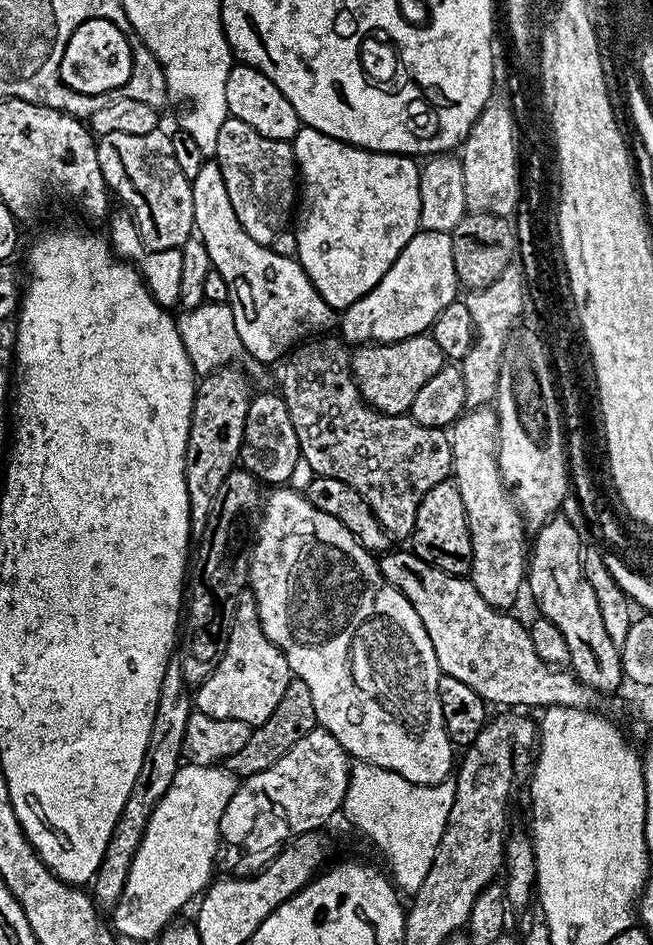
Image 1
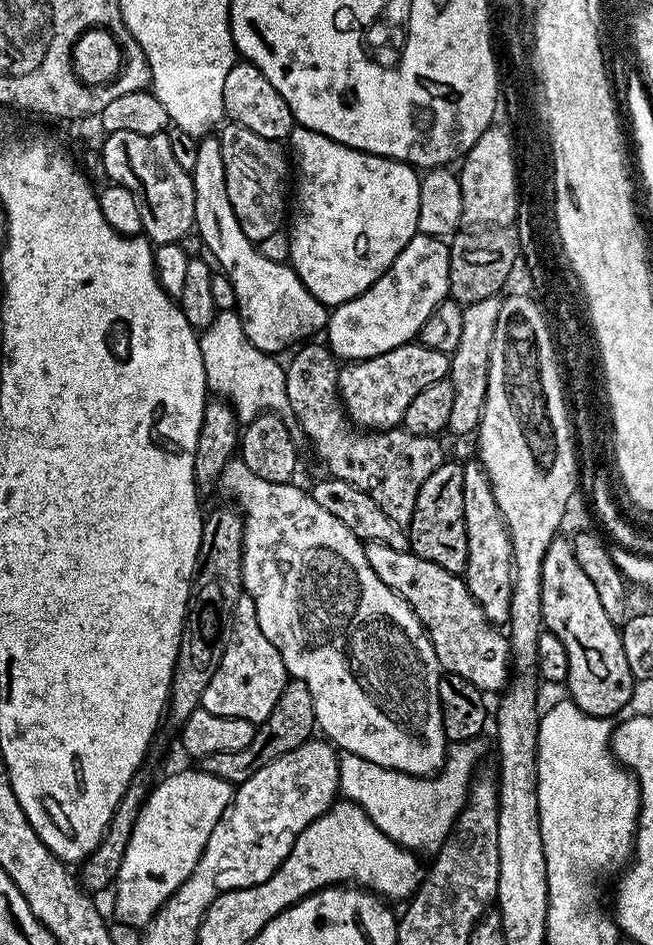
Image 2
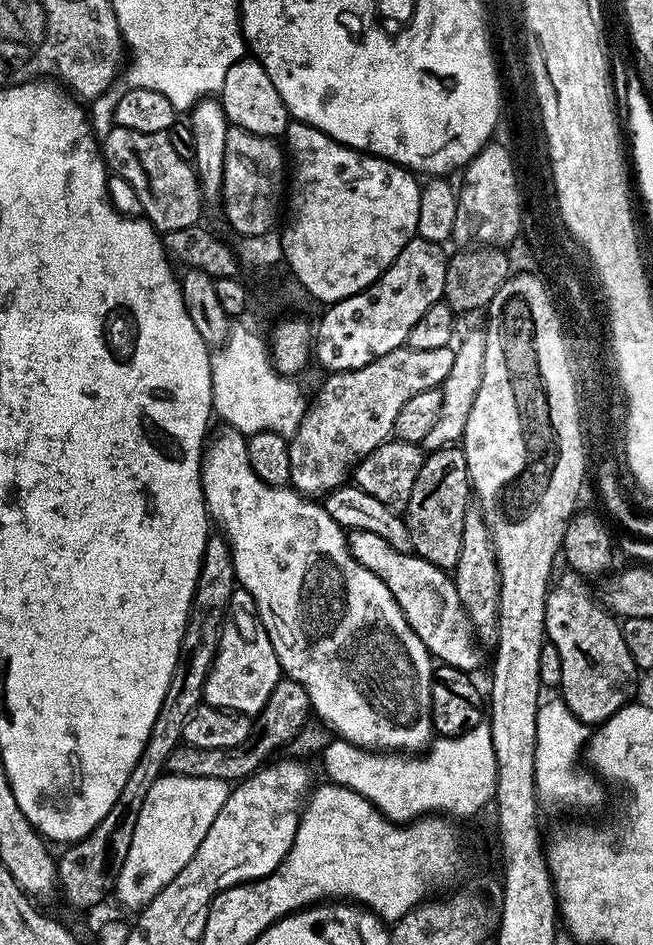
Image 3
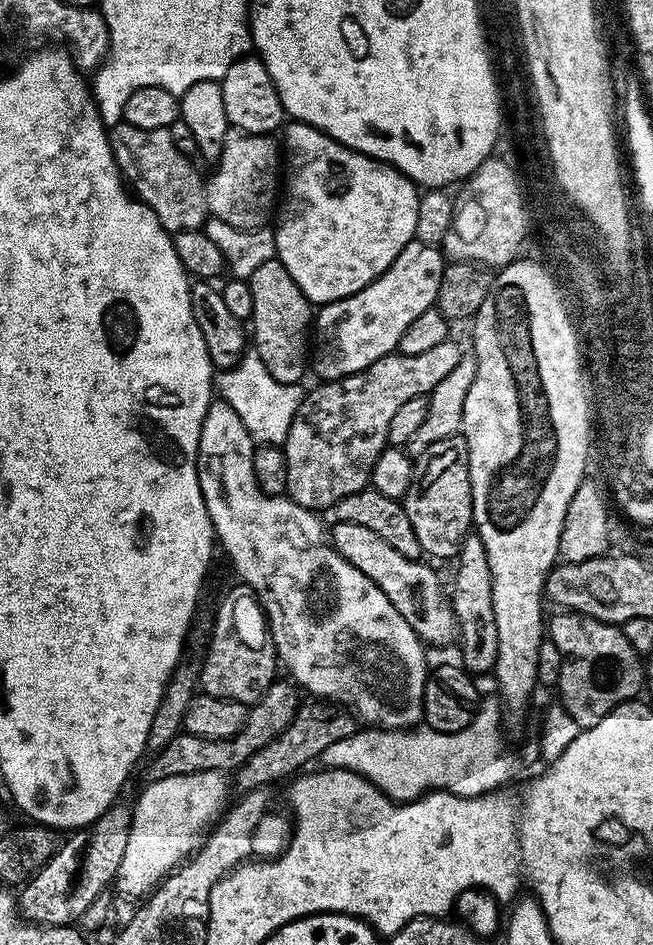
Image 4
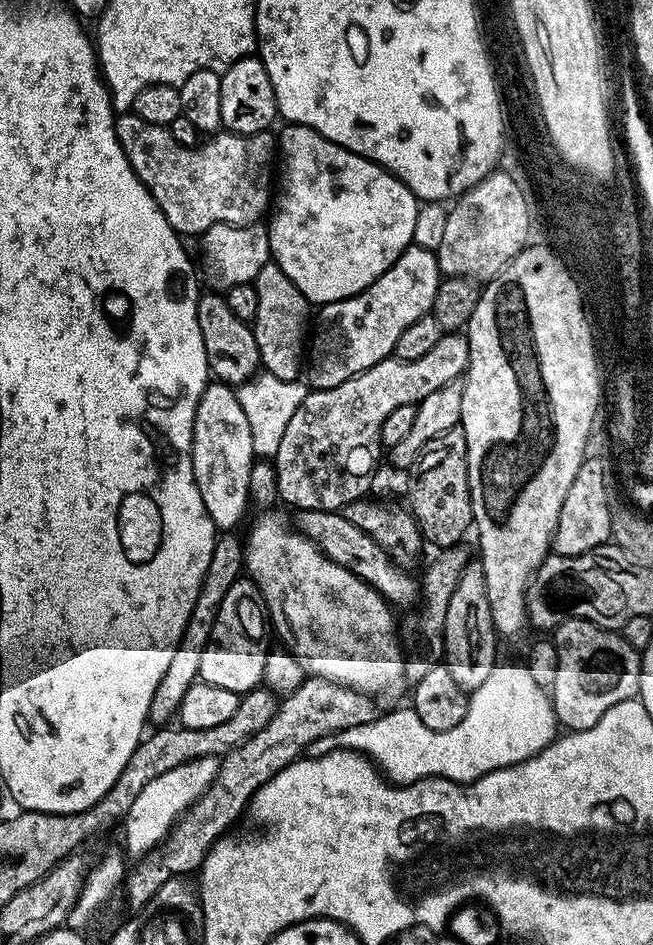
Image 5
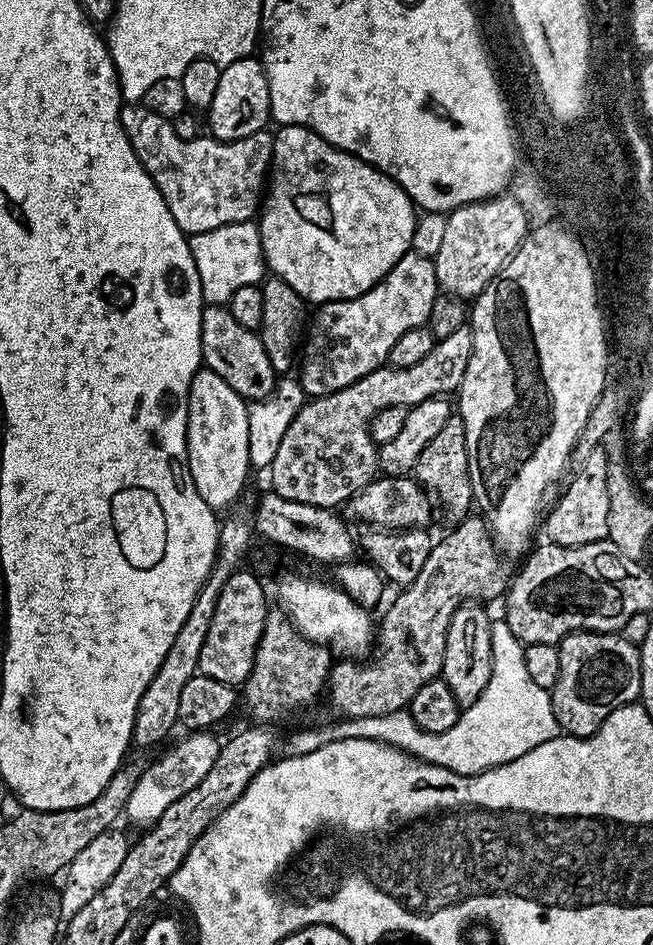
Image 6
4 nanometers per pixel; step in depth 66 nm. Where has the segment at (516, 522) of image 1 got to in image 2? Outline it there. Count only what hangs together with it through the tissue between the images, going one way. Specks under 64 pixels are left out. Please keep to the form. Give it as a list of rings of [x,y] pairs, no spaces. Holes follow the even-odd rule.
[[[479,463],[464,464],[464,521],[468,539],[468,561],[463,570],[464,585],[470,590],[474,602],[482,606],[482,614],[491,624],[507,625],[510,618],[510,598],[512,597],[512,539],[508,537],[508,527],[500,516],[494,502],[492,484],[488,481]]]

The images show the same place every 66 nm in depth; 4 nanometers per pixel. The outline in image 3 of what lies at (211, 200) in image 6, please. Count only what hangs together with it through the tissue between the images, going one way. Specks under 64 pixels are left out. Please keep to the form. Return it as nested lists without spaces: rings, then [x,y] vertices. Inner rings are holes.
[[[114,126],[102,137],[102,155],[107,167],[132,187],[143,219],[150,221],[157,232],[179,230],[201,219],[202,197],[196,170],[189,161],[178,158],[167,132],[143,133]],[[235,126],[229,127],[222,200],[228,203],[228,220],[237,237],[266,234],[275,229],[282,216],[282,197],[285,192],[286,156],[281,145],[275,139],[250,134]]]

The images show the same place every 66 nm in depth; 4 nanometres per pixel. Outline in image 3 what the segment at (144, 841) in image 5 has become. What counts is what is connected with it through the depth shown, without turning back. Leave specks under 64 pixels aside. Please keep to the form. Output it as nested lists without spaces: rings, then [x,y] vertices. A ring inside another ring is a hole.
[[[165,774],[159,776],[142,802],[142,814],[138,814],[138,826],[134,826],[134,842],[130,842],[130,854],[122,863],[114,887],[117,896],[128,908],[139,910],[154,897],[194,858],[194,850],[202,846],[206,830],[218,818],[218,810],[226,802],[229,785],[218,778],[190,778]]]

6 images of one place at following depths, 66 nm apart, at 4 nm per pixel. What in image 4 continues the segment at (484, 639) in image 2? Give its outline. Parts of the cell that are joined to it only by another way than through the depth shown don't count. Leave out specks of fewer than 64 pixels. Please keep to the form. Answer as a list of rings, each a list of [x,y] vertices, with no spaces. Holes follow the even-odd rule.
[[[336,522],[333,525],[330,528],[330,539],[338,554],[342,554],[342,558],[346,558],[350,566],[362,570],[362,574],[366,574],[366,578],[370,578],[370,582],[374,582],[374,586],[378,586],[378,590],[382,590],[386,598],[390,598],[394,610],[398,610],[398,614],[402,614],[406,622],[410,622],[425,645],[448,644],[457,639],[452,601],[445,585],[444,588],[440,585],[431,563],[411,560],[398,554],[394,546],[389,546],[380,535],[374,534],[374,530],[369,530],[358,522]]]

